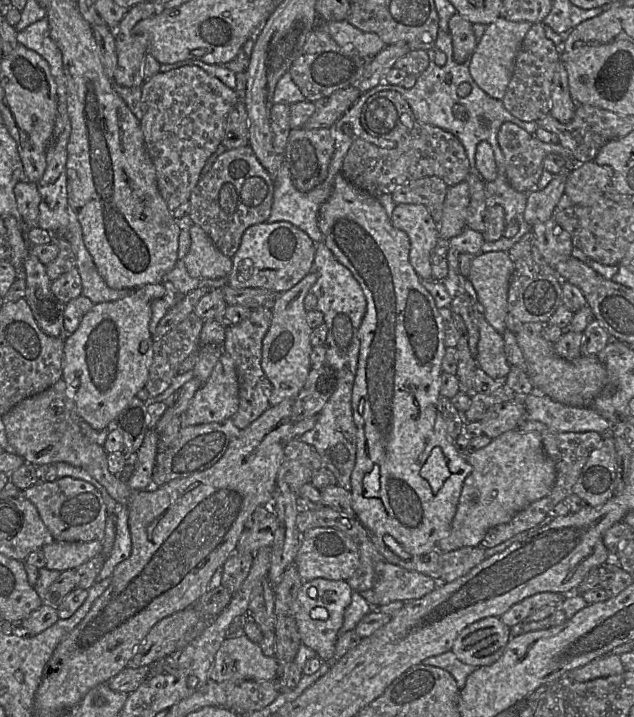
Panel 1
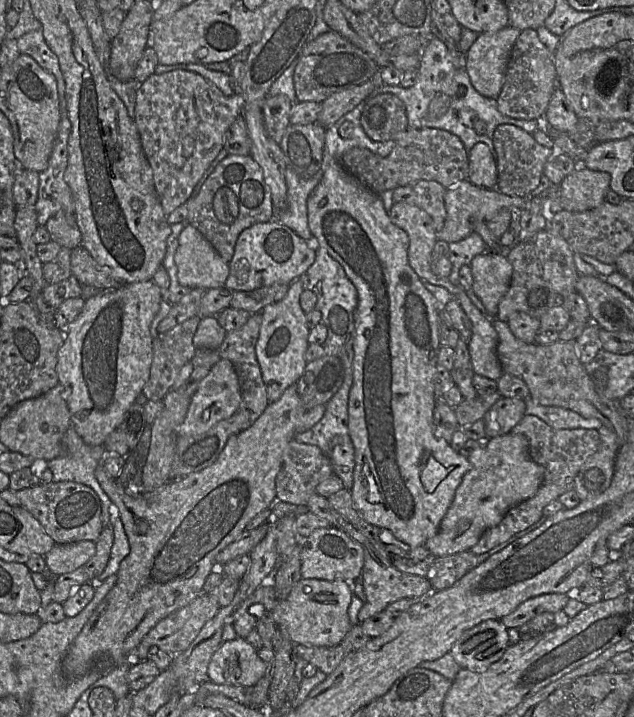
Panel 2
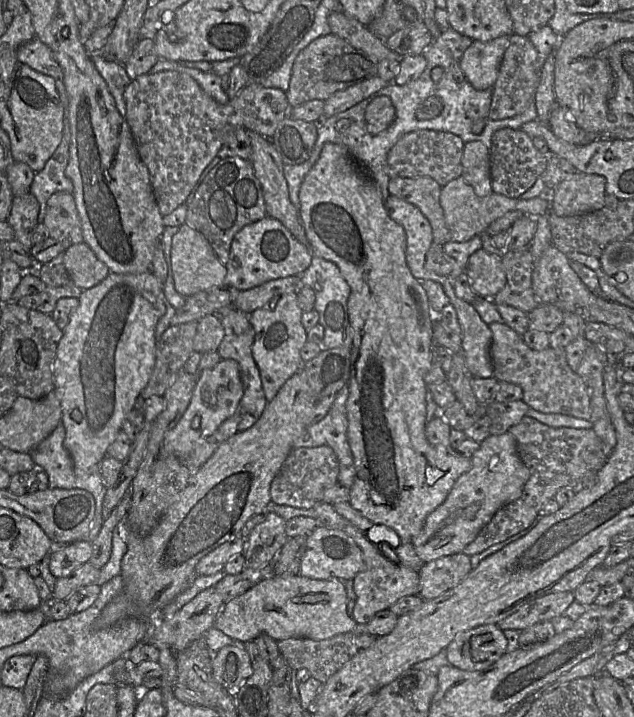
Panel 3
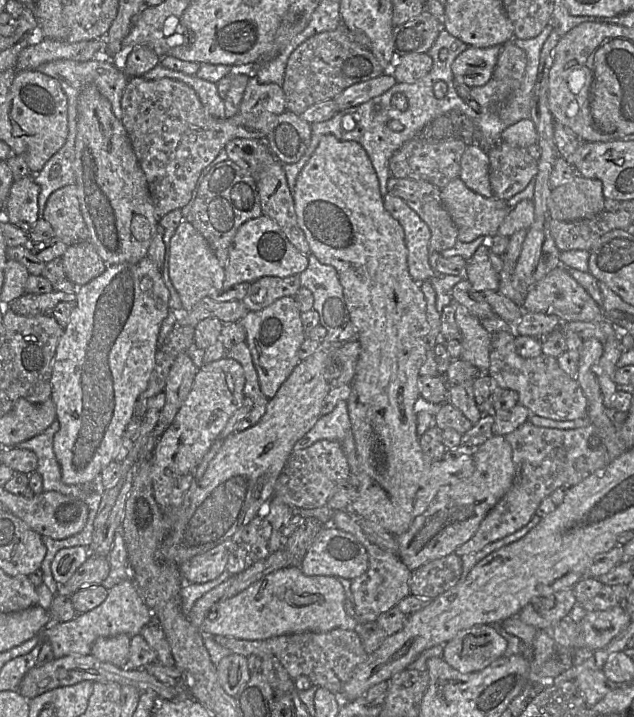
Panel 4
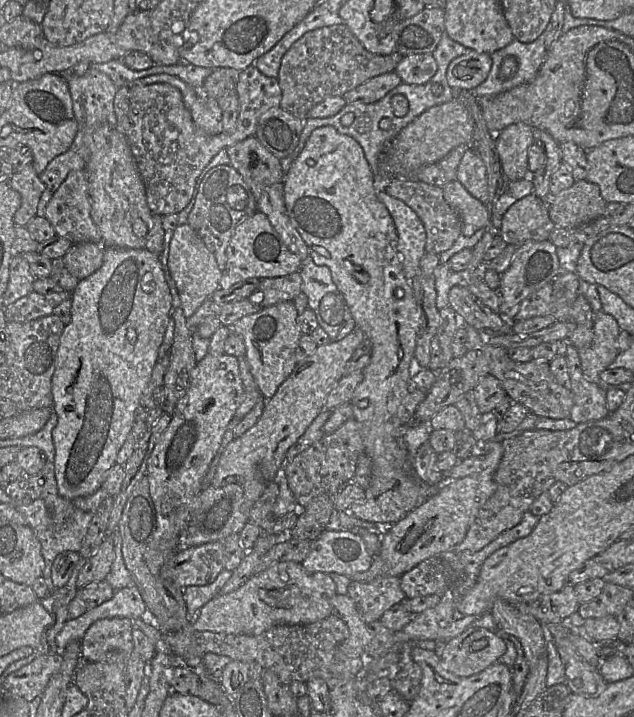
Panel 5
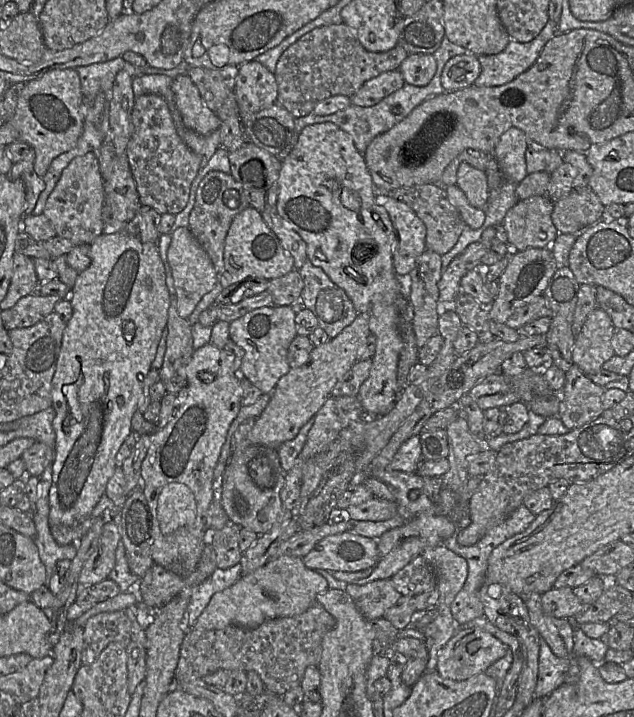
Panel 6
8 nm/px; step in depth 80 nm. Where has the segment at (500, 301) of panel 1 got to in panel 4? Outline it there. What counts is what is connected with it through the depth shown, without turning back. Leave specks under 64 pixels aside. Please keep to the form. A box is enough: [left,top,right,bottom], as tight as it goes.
[464,242,500,293]

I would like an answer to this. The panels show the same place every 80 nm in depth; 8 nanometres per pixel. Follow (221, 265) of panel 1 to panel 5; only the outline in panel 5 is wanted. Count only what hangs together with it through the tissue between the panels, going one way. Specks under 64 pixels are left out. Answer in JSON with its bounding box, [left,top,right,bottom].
[168,223,222,318]

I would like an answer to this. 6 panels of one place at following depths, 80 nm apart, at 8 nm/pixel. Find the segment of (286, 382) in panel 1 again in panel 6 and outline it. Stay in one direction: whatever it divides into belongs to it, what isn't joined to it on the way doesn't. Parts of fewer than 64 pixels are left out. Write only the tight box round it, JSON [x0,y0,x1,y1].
[229,306,297,394]

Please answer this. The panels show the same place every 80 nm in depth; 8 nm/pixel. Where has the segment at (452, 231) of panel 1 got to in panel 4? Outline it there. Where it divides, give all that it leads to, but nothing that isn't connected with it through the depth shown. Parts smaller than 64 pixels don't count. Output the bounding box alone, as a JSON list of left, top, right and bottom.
[441,177,512,242]

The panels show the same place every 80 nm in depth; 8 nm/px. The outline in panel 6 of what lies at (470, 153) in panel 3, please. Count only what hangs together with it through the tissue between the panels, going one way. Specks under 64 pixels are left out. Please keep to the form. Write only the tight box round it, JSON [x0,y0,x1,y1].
[456,162,489,209]

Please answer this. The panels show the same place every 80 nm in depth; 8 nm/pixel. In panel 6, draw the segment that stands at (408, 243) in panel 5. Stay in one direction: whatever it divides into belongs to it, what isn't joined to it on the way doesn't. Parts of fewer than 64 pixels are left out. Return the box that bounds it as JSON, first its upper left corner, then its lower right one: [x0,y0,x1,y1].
[375,194,426,276]

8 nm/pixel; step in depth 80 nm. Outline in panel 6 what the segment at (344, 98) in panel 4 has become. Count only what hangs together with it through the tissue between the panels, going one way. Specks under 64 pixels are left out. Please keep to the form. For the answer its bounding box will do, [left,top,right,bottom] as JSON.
[350,70,405,106]

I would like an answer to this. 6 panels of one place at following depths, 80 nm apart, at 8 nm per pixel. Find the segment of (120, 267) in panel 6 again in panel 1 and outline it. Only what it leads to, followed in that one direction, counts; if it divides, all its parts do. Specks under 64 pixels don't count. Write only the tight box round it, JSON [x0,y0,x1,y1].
[62,283,165,429]

